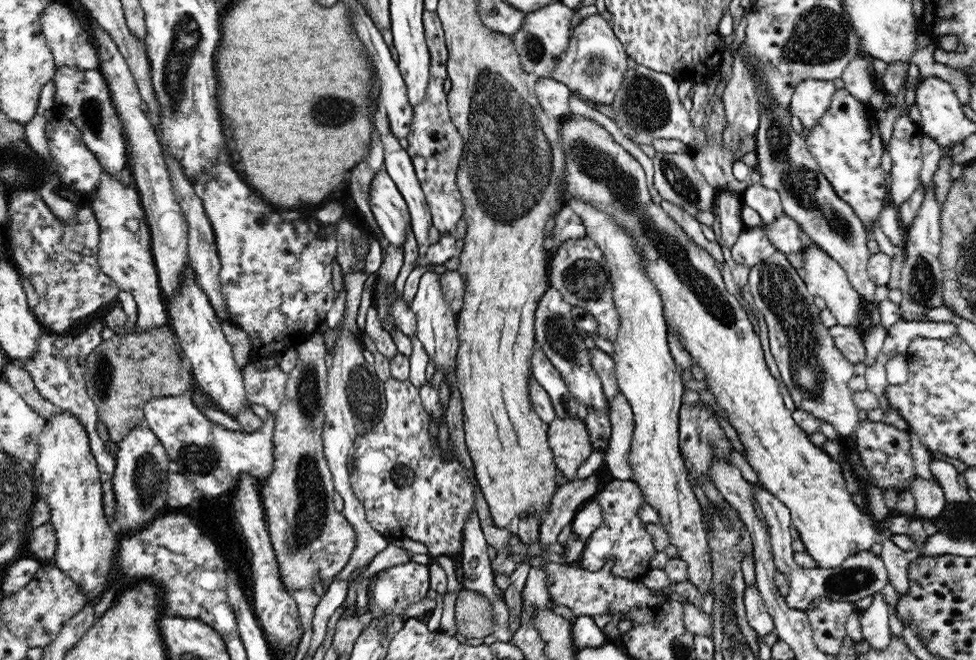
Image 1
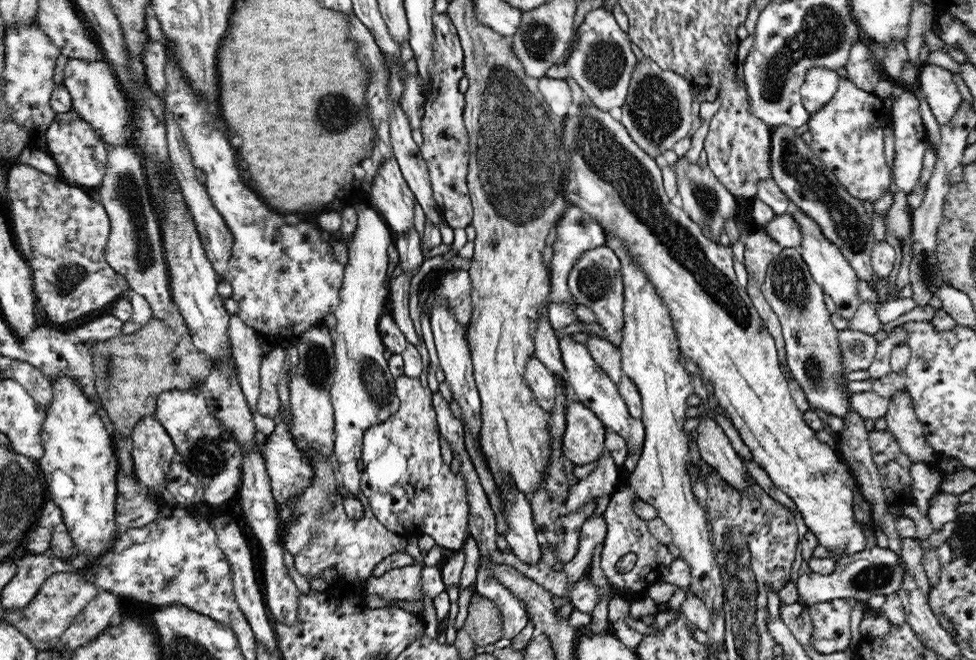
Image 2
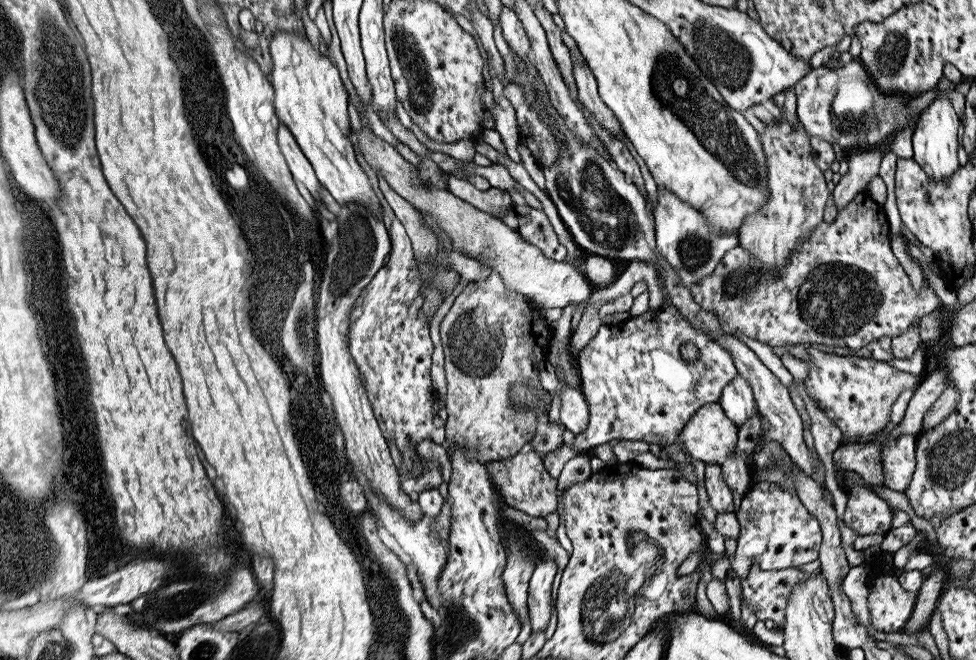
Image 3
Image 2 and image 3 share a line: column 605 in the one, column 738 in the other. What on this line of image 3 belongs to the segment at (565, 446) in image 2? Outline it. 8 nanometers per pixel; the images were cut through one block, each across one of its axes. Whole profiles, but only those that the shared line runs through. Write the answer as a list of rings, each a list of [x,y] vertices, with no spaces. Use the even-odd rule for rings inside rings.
[[[719,402],[705,404],[697,410],[679,440],[683,440],[691,458],[713,466],[721,466],[727,458],[741,454],[737,448],[739,428],[727,418]]]

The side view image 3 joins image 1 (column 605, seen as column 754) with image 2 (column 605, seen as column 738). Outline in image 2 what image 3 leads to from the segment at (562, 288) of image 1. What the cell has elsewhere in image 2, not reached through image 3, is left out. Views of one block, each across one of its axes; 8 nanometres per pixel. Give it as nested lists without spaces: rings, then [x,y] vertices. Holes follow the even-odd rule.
[[[606,244],[602,248],[586,250],[568,274],[568,292],[574,298],[574,304],[586,306],[596,314],[598,326],[602,326],[606,332],[608,342],[620,348],[622,332],[626,328],[626,284],[622,278],[622,262],[618,260],[618,254]]]

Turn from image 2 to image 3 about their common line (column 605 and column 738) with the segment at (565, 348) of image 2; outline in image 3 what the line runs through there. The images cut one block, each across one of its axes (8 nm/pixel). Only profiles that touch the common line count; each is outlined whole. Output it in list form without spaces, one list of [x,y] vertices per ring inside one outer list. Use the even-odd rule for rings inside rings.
[[[739,374],[731,380],[731,384],[725,386],[719,404],[723,406],[727,418],[731,418],[737,424],[737,428],[741,428],[741,424],[757,412],[751,384],[749,380],[743,380]]]

